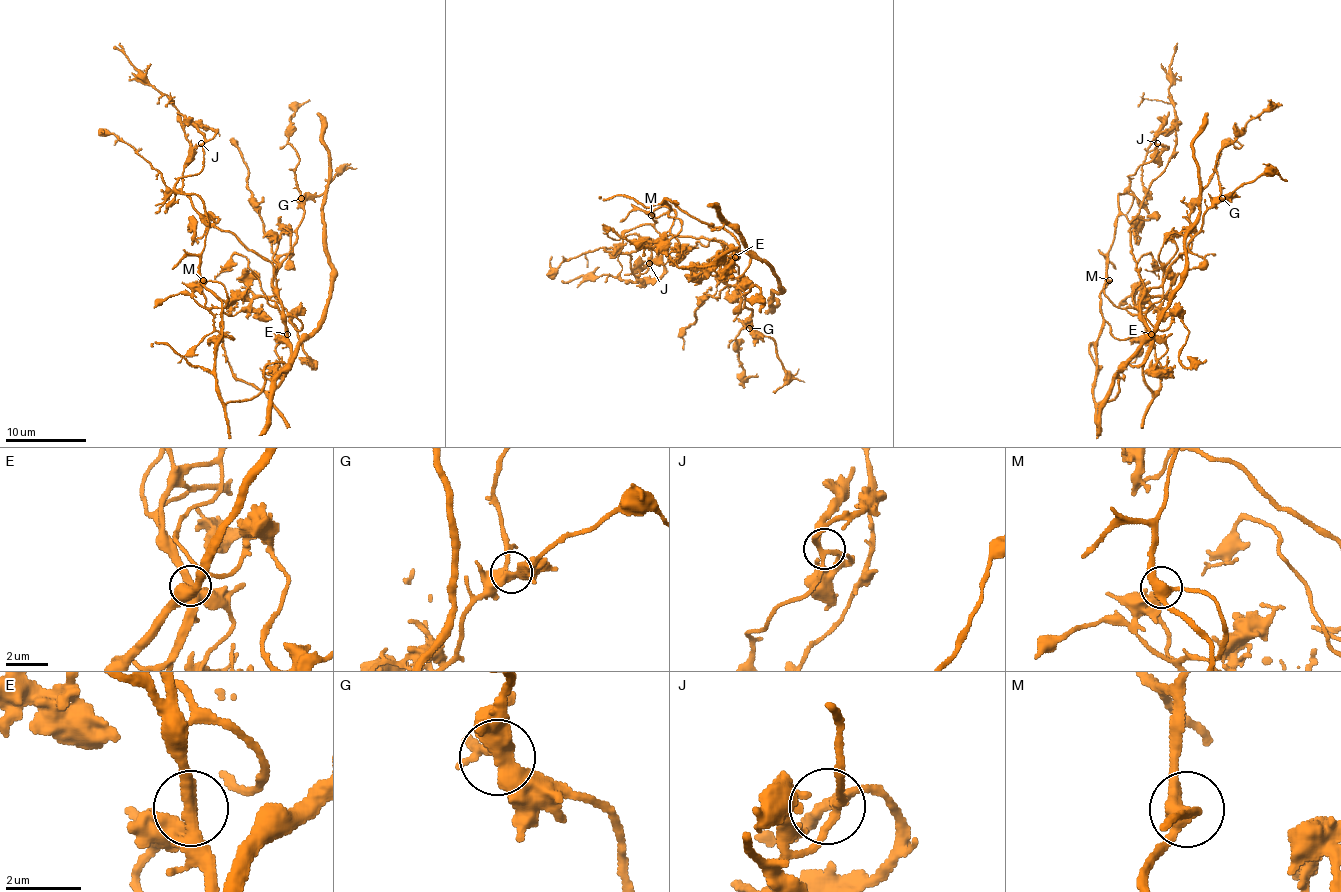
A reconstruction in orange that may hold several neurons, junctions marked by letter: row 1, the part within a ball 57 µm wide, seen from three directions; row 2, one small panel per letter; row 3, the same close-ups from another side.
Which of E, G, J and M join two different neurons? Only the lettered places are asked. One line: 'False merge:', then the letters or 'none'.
False merge: E

